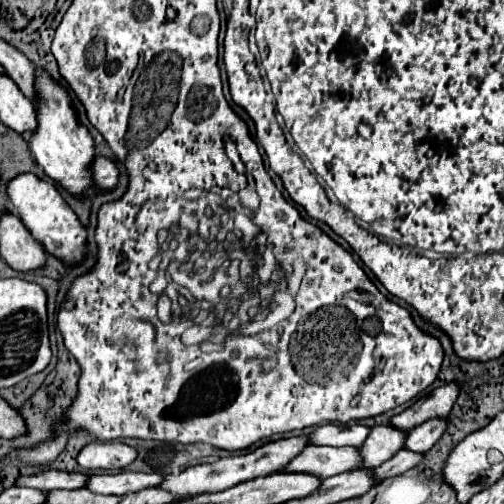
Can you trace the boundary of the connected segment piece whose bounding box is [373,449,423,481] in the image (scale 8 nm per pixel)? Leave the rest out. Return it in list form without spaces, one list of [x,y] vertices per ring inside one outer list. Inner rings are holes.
[[[401,449],[401,451],[397,451],[389,461],[385,461],[383,465],[379,465],[379,467],[373,469],[373,479],[375,479],[375,481],[383,481],[383,479],[387,479],[387,477],[401,475],[401,473],[405,473],[407,469],[415,467],[421,459],[423,459],[421,453],[413,453],[413,451]]]

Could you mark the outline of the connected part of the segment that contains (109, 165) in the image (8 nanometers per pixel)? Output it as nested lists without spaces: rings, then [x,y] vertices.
[[[97,157],[93,161],[93,179],[99,187],[105,187],[105,189],[113,189],[117,187],[117,181],[119,181],[119,169],[117,165],[107,159],[107,157]]]

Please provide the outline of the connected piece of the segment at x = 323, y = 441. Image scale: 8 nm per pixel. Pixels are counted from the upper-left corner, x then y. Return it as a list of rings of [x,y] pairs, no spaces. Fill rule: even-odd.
[[[321,425],[317,427],[307,443],[319,447],[361,447],[365,437],[369,435],[369,427],[365,425]]]

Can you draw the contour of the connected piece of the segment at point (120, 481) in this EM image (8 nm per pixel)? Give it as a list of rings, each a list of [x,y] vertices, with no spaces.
[[[139,471],[101,473],[101,475],[91,475],[87,489],[101,495],[125,495],[147,487],[155,487],[159,479],[163,479],[161,473],[139,473]]]

